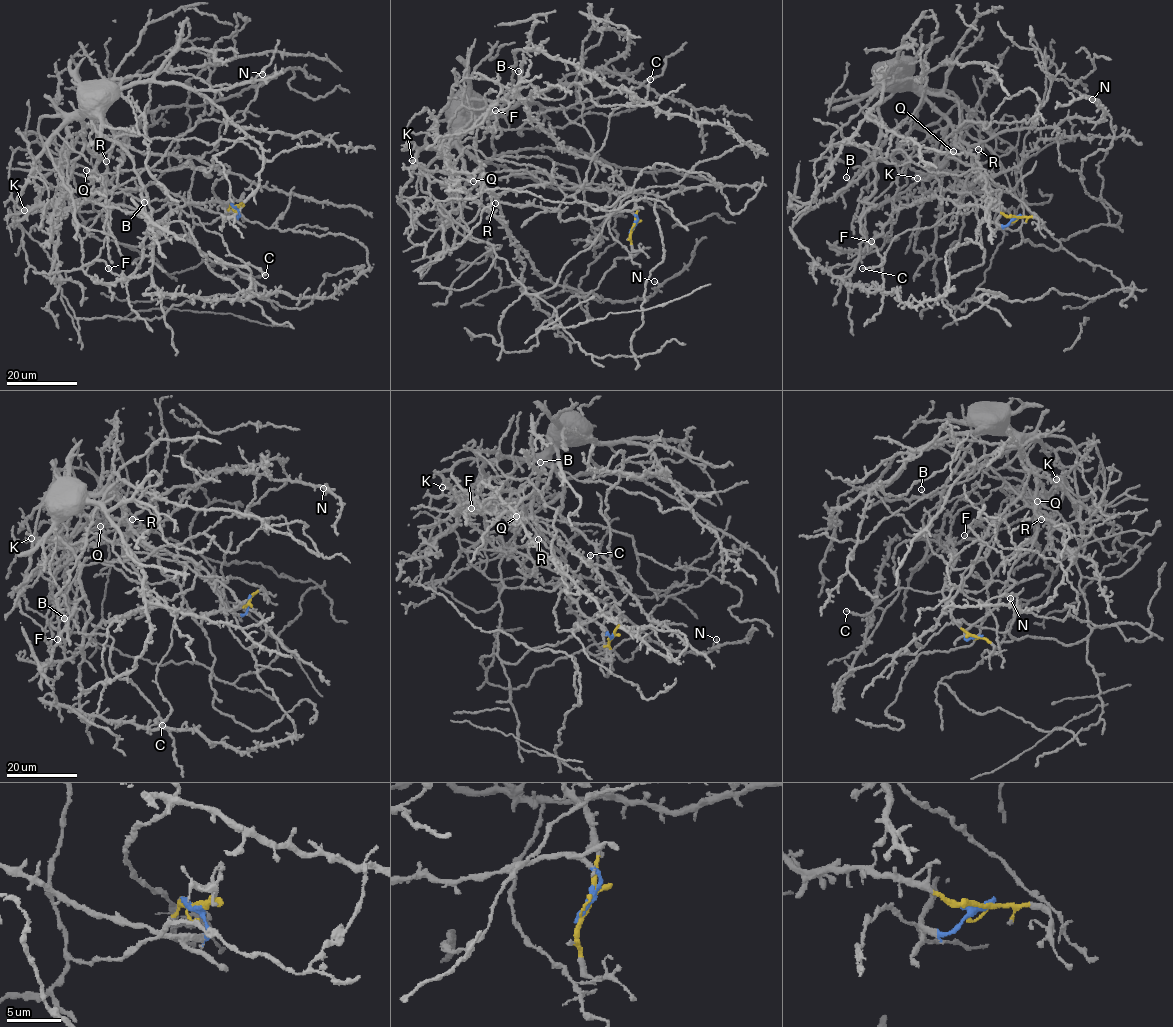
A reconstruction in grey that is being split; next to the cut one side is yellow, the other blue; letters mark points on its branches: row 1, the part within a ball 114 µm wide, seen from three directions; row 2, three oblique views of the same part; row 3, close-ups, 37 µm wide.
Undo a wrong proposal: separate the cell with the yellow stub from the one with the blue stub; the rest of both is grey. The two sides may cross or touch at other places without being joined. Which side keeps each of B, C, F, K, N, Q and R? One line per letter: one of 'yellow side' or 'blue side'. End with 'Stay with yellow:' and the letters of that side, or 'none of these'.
B: blue side
C: blue side
F: blue side
K: blue side
N: blue side
Q: blue side
R: blue side
Stay with yellow: none of these

